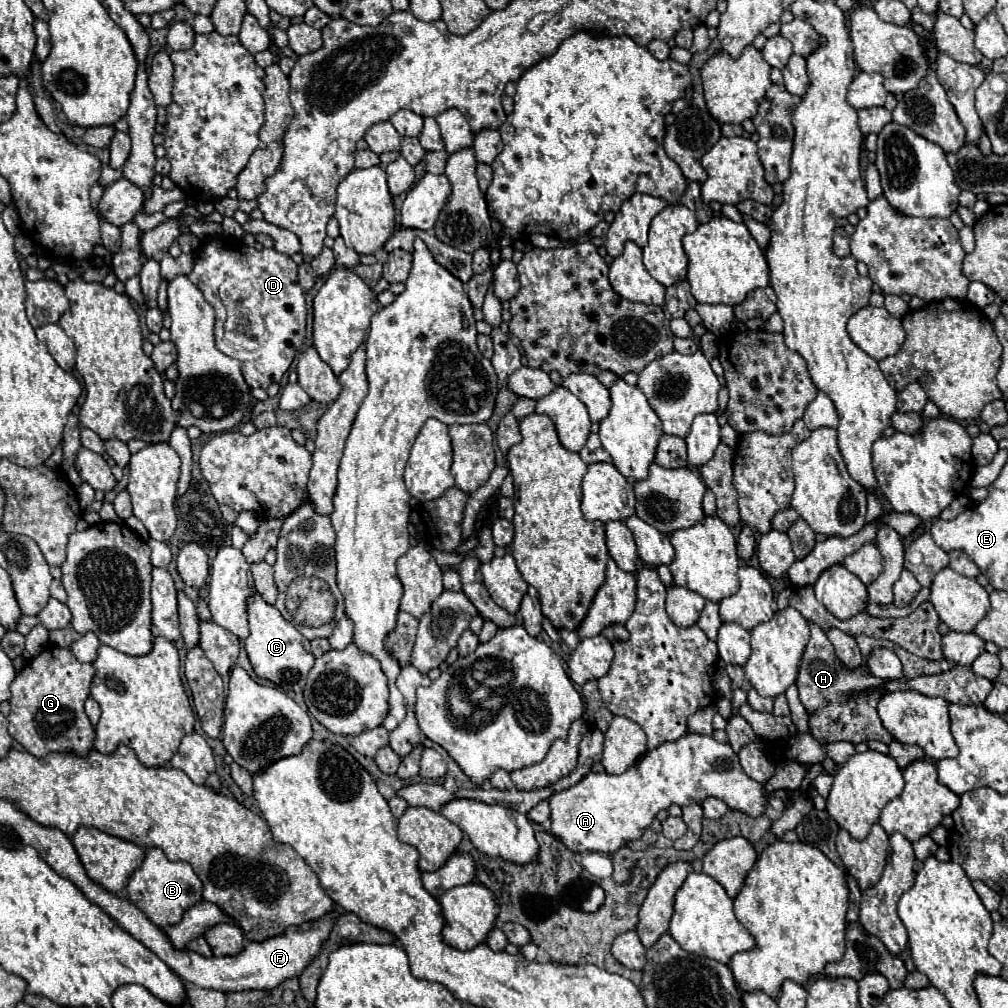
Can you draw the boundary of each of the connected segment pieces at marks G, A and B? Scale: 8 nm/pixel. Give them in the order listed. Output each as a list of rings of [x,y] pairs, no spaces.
[[[47,647],[31,659],[11,683],[11,713],[9,733],[31,755],[43,757],[53,751],[73,751],[87,755],[93,749],[95,729],[89,723],[83,703],[89,697],[95,669],[91,663],[81,663],[71,649]]]
[[[689,733],[679,741],[647,751],[621,775],[589,773],[573,787],[553,793],[549,797],[551,835],[573,853],[613,853],[627,841],[639,839],[661,809],[669,809],[673,803],[681,807],[703,803],[707,797],[717,797],[727,807],[751,817],[763,815],[769,805],[765,787],[745,775],[731,745],[717,743],[709,735]]]
[[[149,849],[145,853],[145,859],[141,867],[131,875],[127,885],[129,899],[149,917],[151,923],[157,927],[169,927],[177,925],[183,917],[183,913],[197,905],[203,897],[203,885],[201,879],[195,875],[193,867],[187,861],[169,861],[161,849]]]

